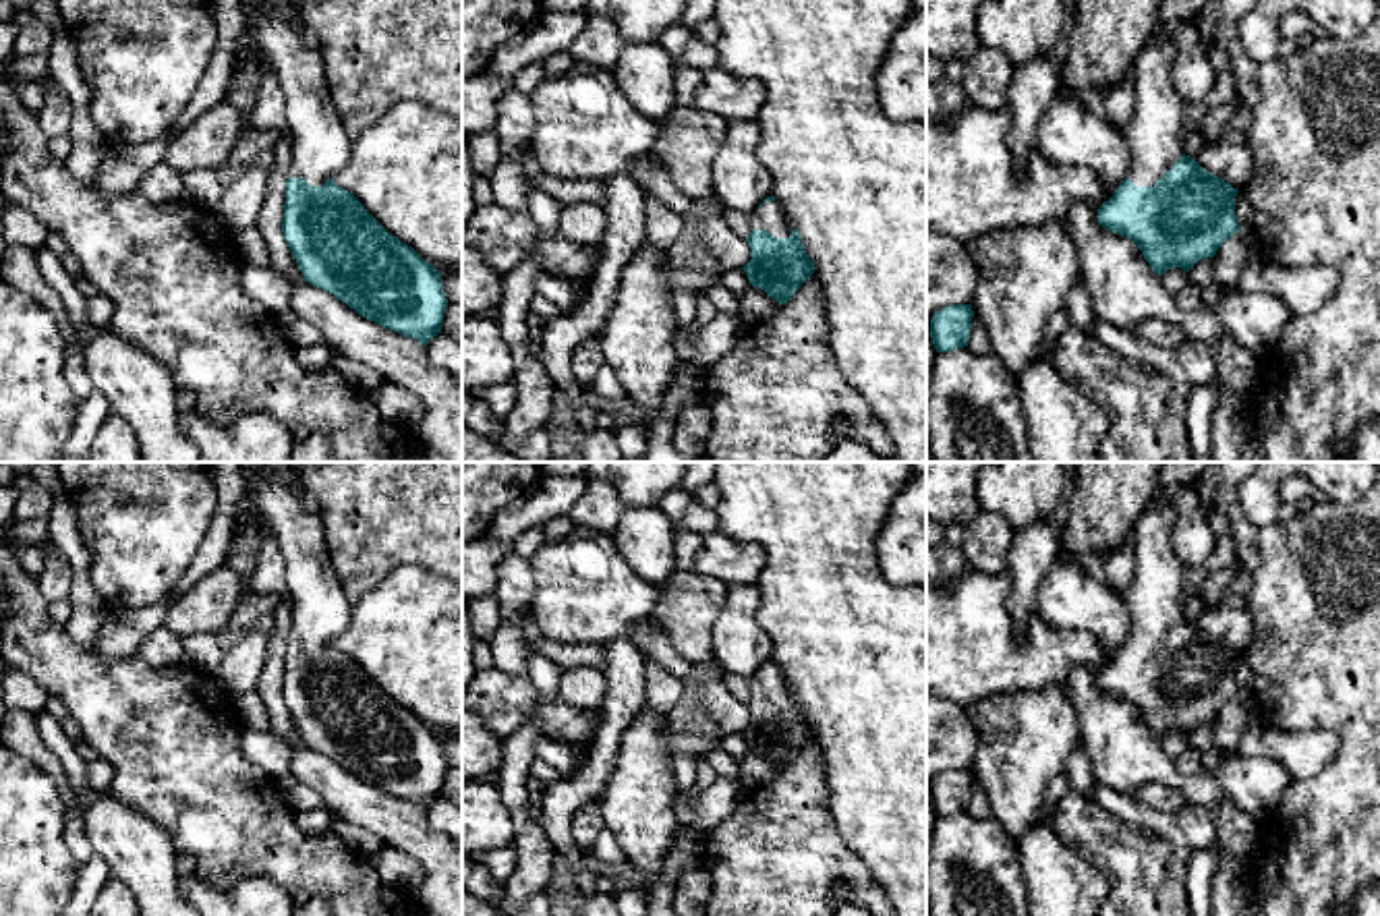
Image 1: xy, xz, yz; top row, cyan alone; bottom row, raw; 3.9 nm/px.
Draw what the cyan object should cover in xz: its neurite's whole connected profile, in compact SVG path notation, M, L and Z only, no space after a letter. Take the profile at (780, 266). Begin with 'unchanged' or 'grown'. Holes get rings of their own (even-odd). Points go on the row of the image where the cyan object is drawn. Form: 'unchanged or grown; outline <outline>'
grown; outline M771 195L750 213L752 232L746 238L752 259L742 267L752 286L779 305L814 274L794 218Z

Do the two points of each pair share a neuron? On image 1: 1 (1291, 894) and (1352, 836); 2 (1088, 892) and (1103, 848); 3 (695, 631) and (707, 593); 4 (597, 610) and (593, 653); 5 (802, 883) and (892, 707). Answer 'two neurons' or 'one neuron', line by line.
1: one neuron
2: two neurons
3: one neuron
4: two neurons
5: two neurons

